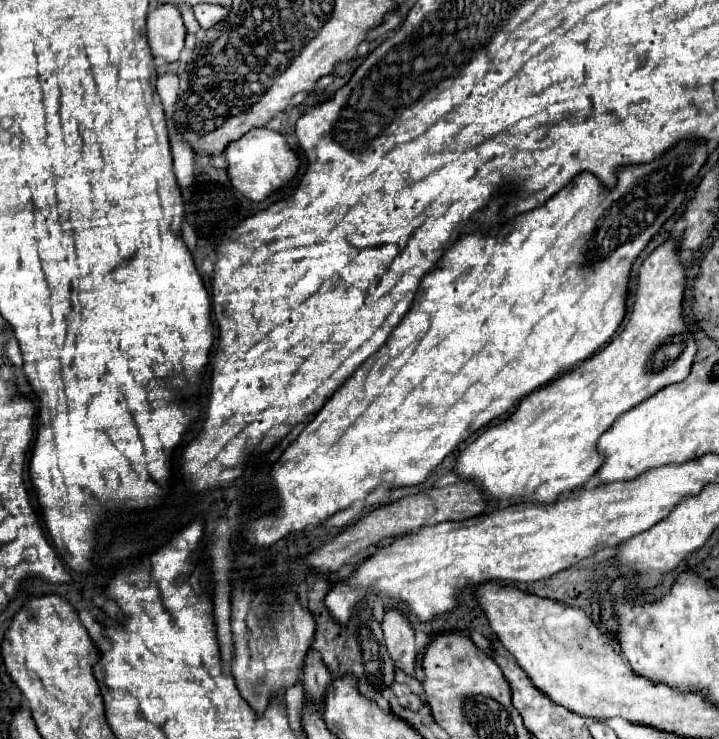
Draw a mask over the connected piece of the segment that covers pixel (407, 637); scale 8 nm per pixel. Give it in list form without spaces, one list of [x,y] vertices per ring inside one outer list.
[[[388,609],[382,621],[384,643],[394,661],[394,667],[402,669],[408,677],[414,677],[414,631],[398,609]]]

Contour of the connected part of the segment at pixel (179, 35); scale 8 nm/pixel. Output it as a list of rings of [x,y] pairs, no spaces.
[[[158,5],[158,9],[148,15],[148,43],[154,57],[162,57],[168,63],[178,61],[184,49],[184,37],[186,27],[176,7]]]

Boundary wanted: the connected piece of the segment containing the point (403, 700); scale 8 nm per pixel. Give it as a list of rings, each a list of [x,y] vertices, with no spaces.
[[[394,683],[392,691],[398,697],[398,701],[400,701],[402,707],[410,707],[410,695],[412,695],[412,691],[410,691],[410,687],[406,683]]]

